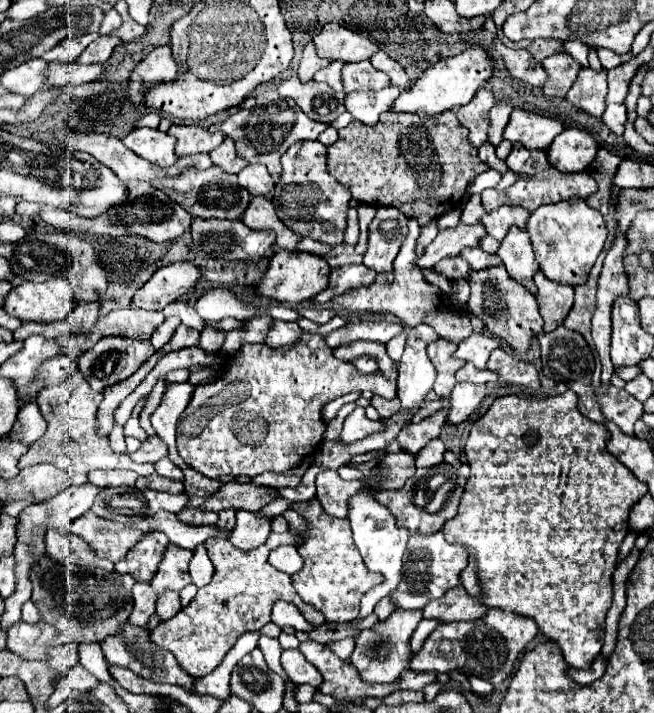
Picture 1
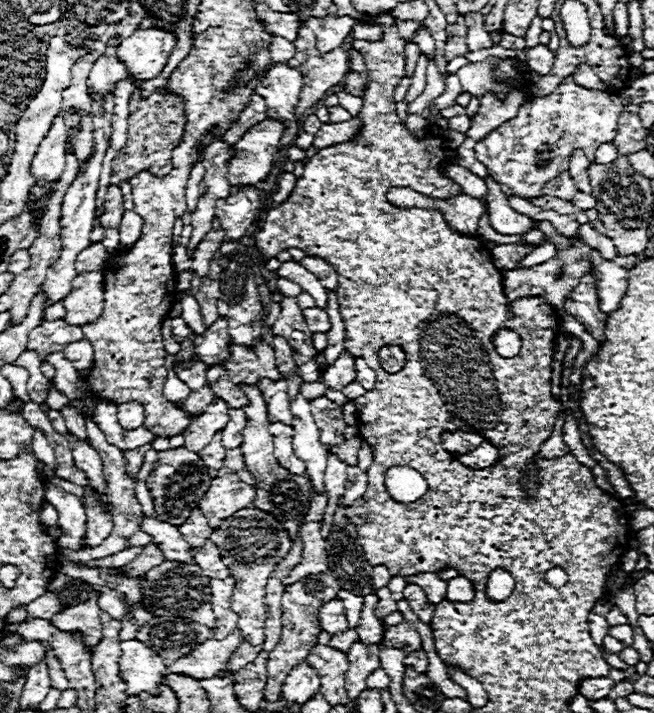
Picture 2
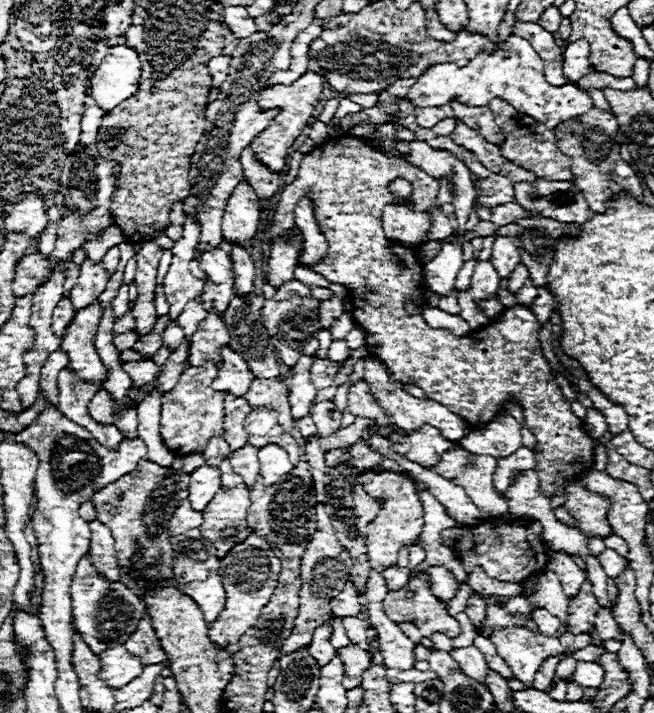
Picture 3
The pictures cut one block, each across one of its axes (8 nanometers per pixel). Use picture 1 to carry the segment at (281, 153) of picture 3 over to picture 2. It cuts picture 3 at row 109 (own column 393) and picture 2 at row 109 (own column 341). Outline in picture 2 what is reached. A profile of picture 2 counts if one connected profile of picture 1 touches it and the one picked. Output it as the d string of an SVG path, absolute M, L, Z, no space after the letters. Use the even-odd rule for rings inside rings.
M308 26L300 28L298 38L294 40L294 46L296 46L296 56L290 60L290 64L300 68L300 72L304 72L304 88L300 92L300 104L296 106L296 118L302 118L306 108L316 106L332 86L336 86L344 80L344 76L350 70L350 58L348 58L348 52L342 46L328 52L328 54L316 54L314 32Z

